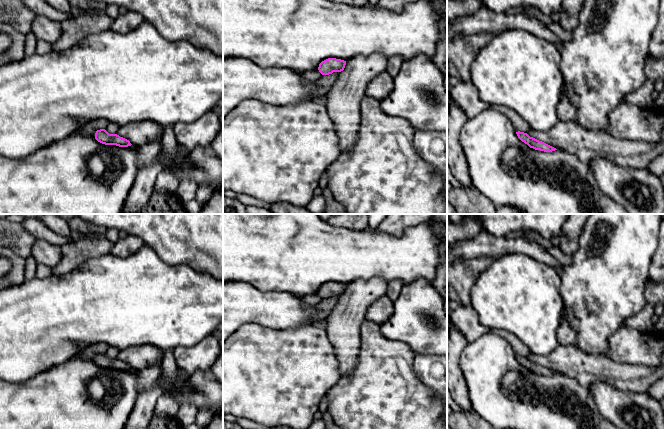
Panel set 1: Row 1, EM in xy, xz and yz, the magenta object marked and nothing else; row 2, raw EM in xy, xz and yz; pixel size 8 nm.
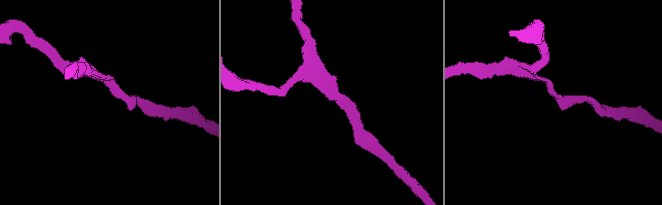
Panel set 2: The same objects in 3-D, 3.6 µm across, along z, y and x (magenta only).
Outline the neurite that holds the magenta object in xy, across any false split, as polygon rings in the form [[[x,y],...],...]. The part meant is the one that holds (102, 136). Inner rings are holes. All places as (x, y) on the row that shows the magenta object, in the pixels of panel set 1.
[[[105,129],[97,130],[95,139],[105,145],[116,145],[119,147],[128,147],[132,145],[129,140],[117,134],[109,134]]]

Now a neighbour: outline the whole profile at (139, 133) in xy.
[[[137,121],[120,127],[117,135],[130,141],[135,147],[141,147],[162,135],[163,127],[153,121]]]

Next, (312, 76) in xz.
[[[313,70],[309,72],[305,72],[302,74],[302,78],[305,83],[313,83],[319,80],[323,75],[319,72],[319,70]]]

